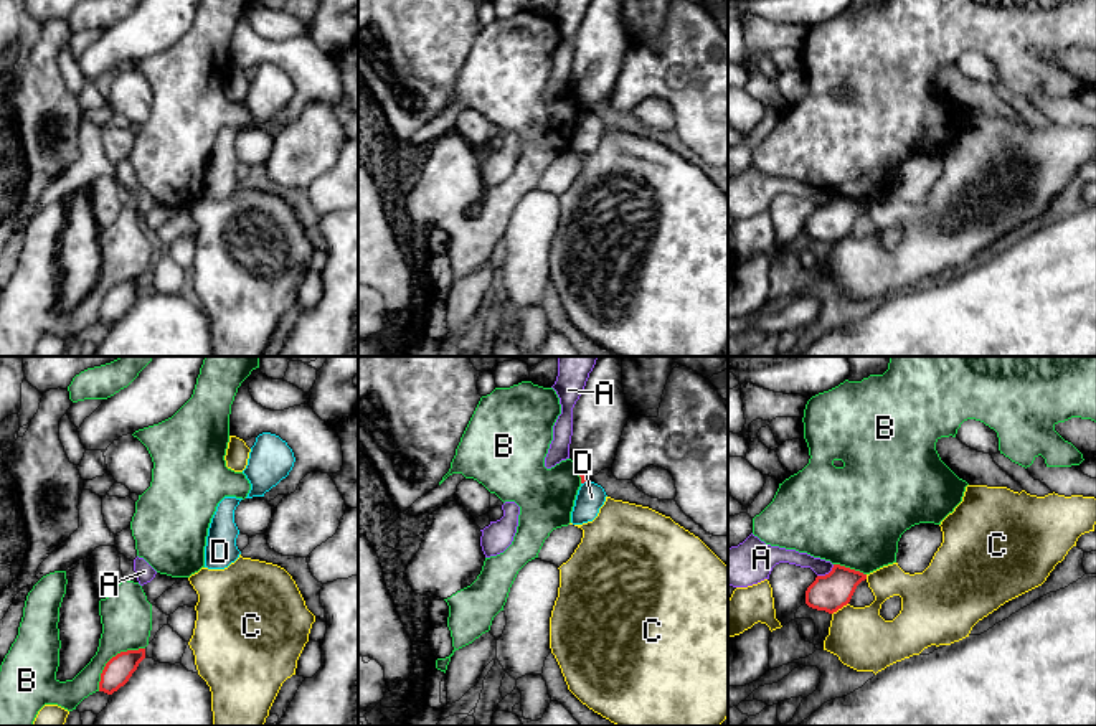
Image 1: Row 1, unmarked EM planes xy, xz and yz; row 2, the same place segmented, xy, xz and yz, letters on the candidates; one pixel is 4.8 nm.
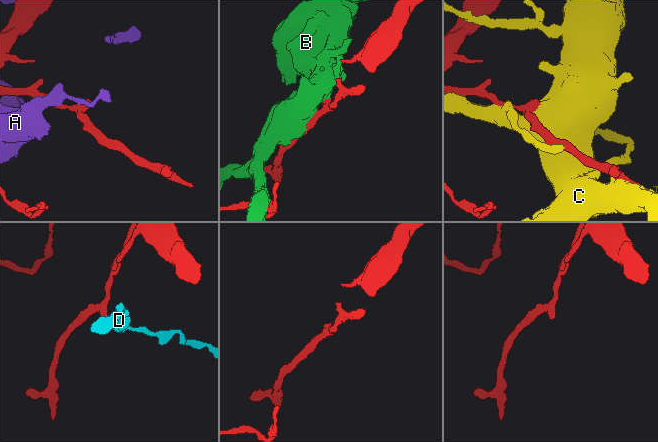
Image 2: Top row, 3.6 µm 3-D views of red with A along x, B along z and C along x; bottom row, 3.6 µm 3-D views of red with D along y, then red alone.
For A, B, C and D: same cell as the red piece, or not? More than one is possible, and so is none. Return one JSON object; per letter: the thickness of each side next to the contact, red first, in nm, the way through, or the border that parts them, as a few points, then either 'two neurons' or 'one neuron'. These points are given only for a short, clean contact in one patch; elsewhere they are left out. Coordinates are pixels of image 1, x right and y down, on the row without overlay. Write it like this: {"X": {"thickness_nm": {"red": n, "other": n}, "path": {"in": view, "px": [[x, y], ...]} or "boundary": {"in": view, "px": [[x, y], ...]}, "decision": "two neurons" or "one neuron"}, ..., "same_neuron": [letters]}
{"A": {"thickness_nm": {"red": 180, "other": 80}, "decision": "two neurons"}, "B": {"thickness_nm": {"red": 140, "other": 260}, "decision": "two neurons"}, "C": {"thickness_nm": {"red": 180, "other": 300}, "decision": "two neurons"}, "D": {"thickness_nm": {"red": 30, "other": 140}, "boundary": {"in": "xz", "px": [[588, 109], [581, 114]]}, "decision": "two neurons"}, "same_neuron": []}

